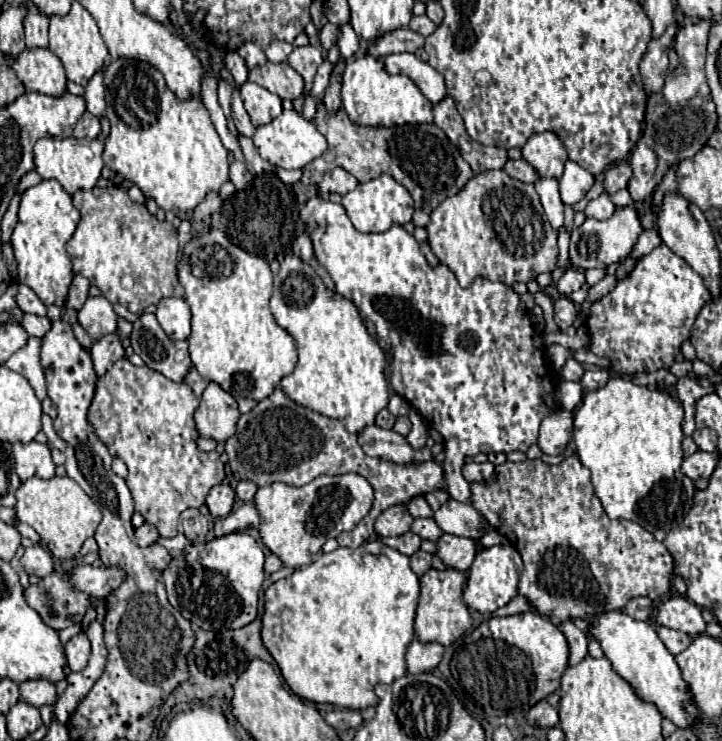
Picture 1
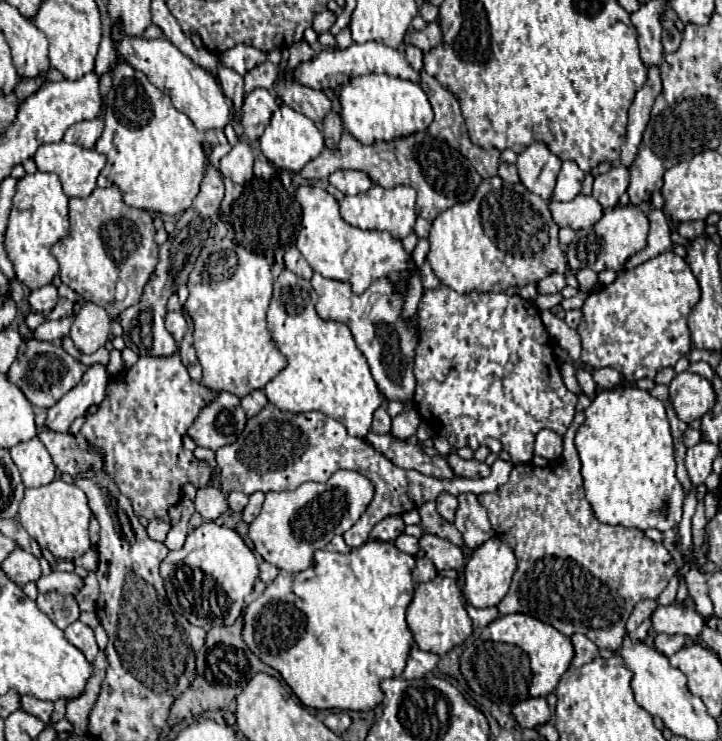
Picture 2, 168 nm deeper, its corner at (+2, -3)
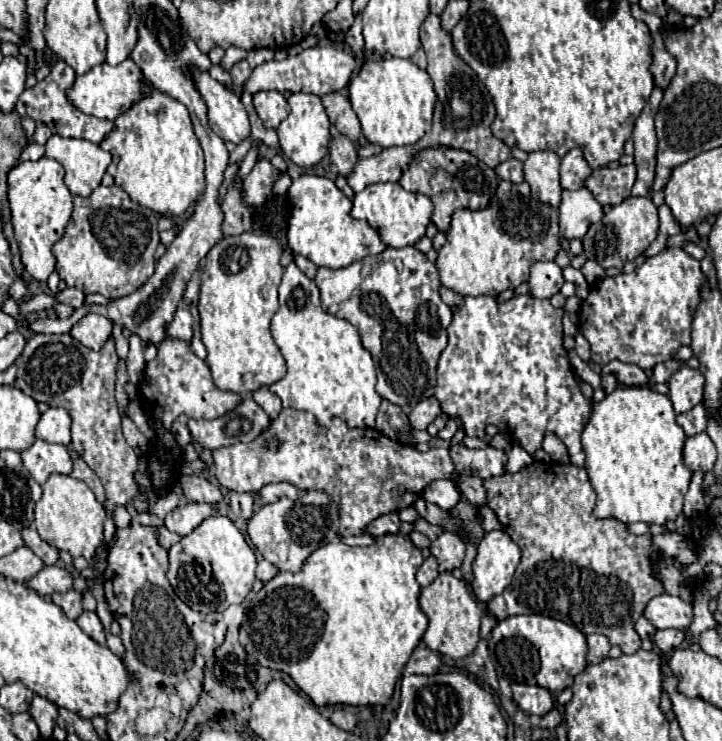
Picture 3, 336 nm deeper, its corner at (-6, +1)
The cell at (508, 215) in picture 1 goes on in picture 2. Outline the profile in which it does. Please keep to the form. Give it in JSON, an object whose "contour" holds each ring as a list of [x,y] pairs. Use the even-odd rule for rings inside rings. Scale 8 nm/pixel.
{"contour":[[[498,176],[488,178],[476,190],[476,196],[468,204],[456,204],[442,212],[430,228],[430,252],[428,262],[440,282],[458,294],[470,292],[504,292],[510,286],[526,286],[540,280],[548,272],[566,272],[568,260],[558,244],[558,226],[552,220],[548,204],[540,196],[528,192],[522,184],[504,184]],[[482,202],[488,202],[488,226],[482,224]]]}

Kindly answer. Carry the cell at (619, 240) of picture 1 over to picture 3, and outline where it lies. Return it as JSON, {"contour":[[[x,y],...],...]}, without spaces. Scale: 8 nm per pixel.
{"contour":[[[630,196],[618,206],[612,206],[604,218],[586,232],[582,238],[584,242],[584,256],[588,260],[598,262],[602,268],[622,268],[626,262],[636,260],[658,236],[658,208],[652,204],[650,196],[634,198]]]}

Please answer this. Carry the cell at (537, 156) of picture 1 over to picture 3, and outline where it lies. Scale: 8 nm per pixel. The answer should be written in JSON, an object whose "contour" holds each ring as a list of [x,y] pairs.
{"contour":[[[542,150],[542,152],[530,152],[528,160],[524,162],[524,180],[530,184],[532,192],[538,194],[538,198],[550,206],[560,204],[560,156],[554,152]]]}

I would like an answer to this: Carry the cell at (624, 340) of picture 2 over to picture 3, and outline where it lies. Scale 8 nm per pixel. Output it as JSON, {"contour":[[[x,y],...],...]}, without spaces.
{"contour":[[[664,248],[658,256],[652,256],[636,266],[634,272],[608,276],[596,282],[580,308],[580,332],[590,344],[592,360],[600,366],[610,360],[622,360],[632,362],[642,370],[652,370],[656,364],[674,358],[682,346],[690,344],[690,324],[700,302],[702,284],[704,274],[700,270],[700,262],[688,256],[682,248]]]}

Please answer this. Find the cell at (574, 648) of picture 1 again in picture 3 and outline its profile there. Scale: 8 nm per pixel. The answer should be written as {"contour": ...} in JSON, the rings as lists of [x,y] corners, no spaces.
{"contour":[[[590,634],[586,636],[588,640],[588,664],[600,664],[604,658],[608,658],[610,652],[610,642],[602,634]]]}

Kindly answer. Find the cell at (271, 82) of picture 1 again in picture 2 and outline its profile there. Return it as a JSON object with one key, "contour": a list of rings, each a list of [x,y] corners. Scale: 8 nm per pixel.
{"contour":[[[278,80],[274,88],[284,104],[314,122],[322,122],[332,112],[332,100],[322,90],[304,88],[302,84],[292,84],[292,80]]]}

